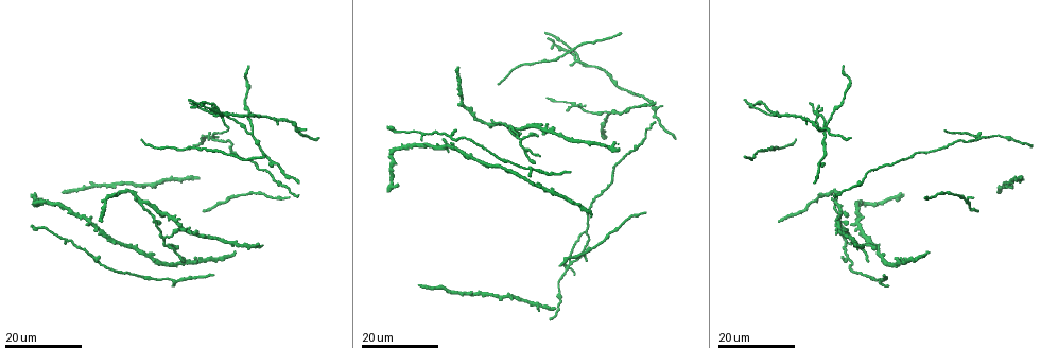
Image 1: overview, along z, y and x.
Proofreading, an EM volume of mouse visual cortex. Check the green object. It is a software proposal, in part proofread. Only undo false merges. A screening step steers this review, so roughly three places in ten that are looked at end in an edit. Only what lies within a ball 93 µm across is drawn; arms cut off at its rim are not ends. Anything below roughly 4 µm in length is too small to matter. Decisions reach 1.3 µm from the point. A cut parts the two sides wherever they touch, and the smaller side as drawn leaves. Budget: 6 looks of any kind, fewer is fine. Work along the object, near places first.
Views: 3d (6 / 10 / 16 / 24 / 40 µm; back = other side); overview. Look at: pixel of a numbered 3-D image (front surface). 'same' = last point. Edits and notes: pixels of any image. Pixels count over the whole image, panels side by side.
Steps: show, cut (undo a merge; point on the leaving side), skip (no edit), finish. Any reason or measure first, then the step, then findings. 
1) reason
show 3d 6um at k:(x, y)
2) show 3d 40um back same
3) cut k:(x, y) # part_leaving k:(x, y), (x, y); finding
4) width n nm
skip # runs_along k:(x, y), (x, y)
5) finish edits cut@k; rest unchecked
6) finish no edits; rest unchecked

two arms in line, one across
show 3d 24um at 1:(139, 203)

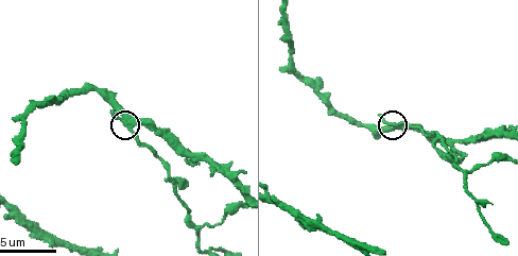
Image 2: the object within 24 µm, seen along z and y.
show 3d 6um at 2:(128, 125)

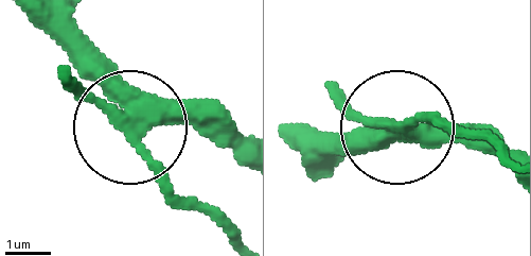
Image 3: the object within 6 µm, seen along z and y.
arms 3
cut 3:(75, 83) # a second neuron is stuck on

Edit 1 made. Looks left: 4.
redraw
show overview

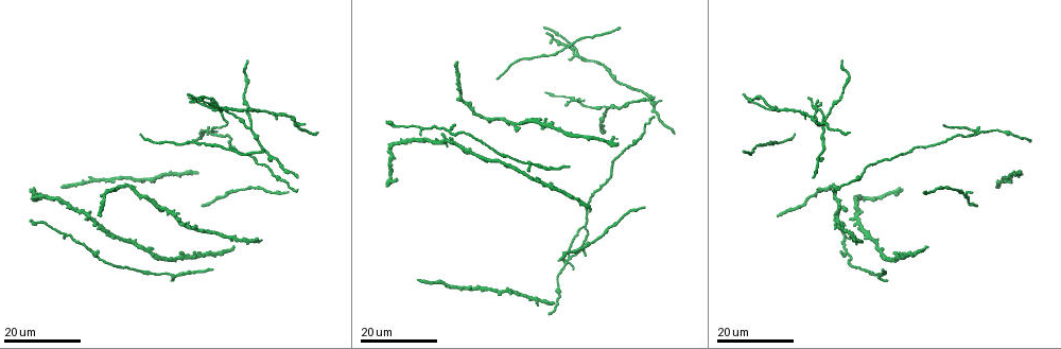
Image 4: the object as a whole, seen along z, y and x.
four or more arms meet
show 3d 16um at 4:(209, 130)

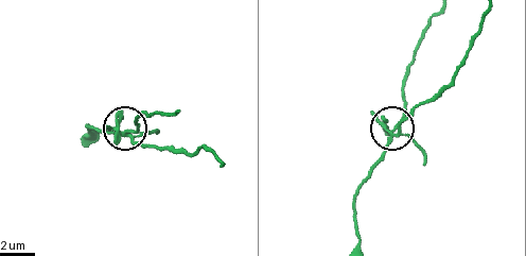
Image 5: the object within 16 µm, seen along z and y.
zoom in
show 3d 10um at 5:(392, 128)

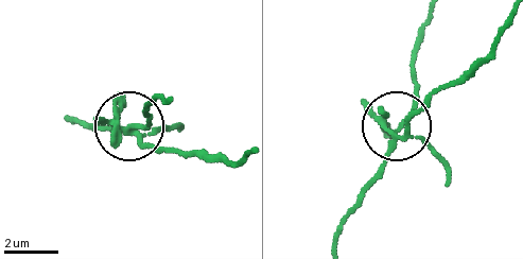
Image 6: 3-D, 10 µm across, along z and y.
show 3d 6um at 6:(130, 126)

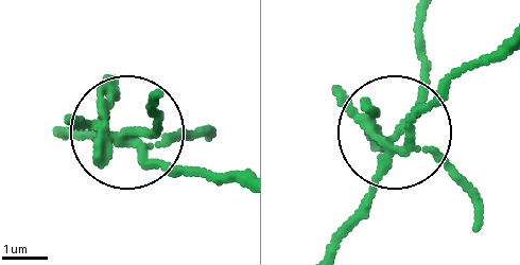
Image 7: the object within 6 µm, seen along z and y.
width 230 nm
cut 7:(196, 128) # part_leaving 7:(404, 151), (347, 237); a second neuron is stuck on

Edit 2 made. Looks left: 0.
finish edits cut@3, cut@7; rest unchecked

